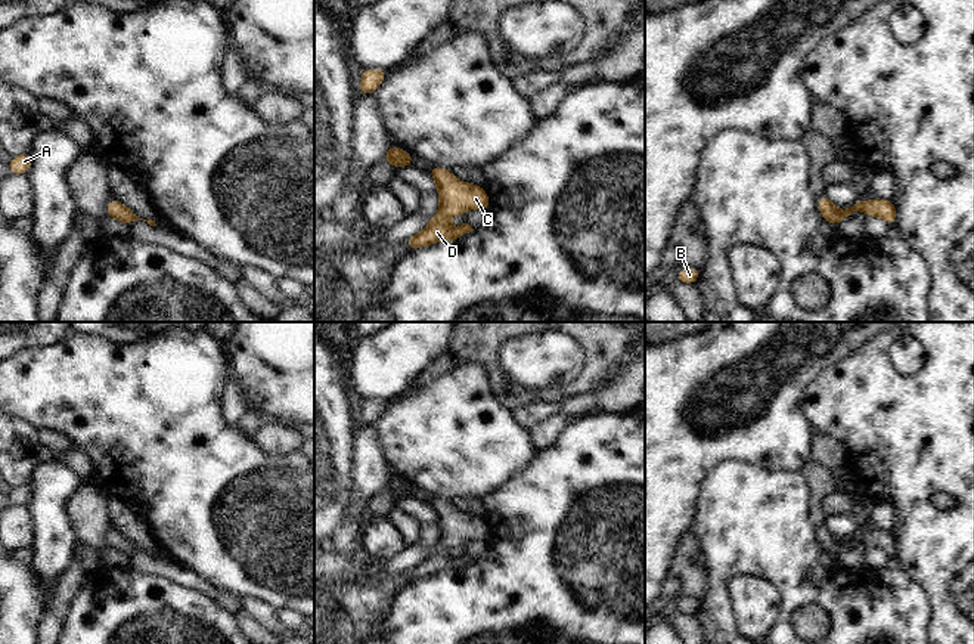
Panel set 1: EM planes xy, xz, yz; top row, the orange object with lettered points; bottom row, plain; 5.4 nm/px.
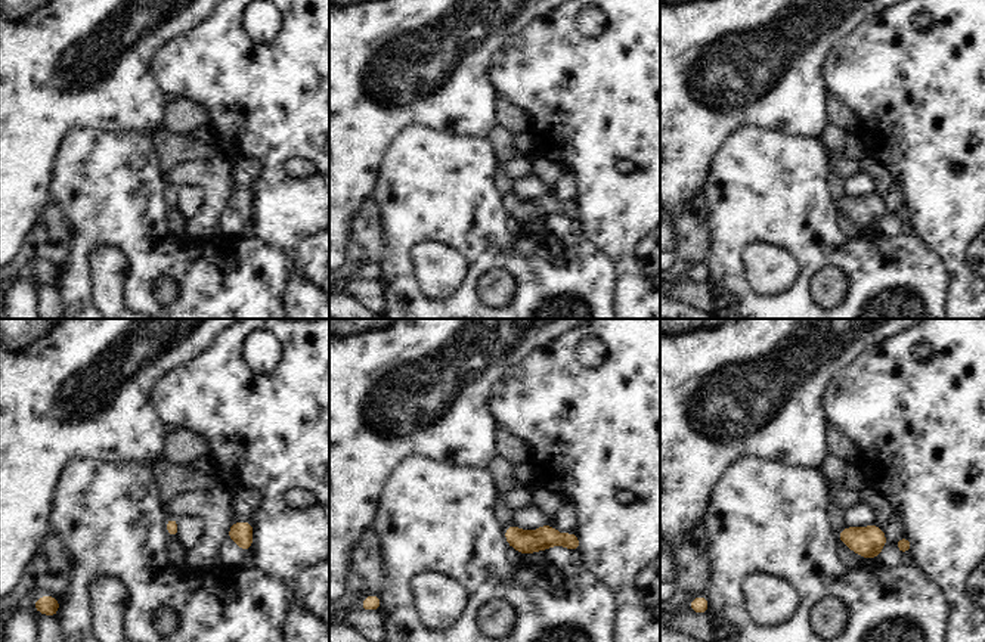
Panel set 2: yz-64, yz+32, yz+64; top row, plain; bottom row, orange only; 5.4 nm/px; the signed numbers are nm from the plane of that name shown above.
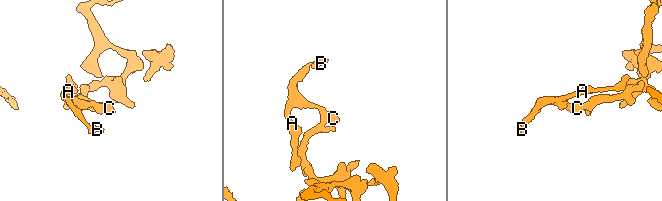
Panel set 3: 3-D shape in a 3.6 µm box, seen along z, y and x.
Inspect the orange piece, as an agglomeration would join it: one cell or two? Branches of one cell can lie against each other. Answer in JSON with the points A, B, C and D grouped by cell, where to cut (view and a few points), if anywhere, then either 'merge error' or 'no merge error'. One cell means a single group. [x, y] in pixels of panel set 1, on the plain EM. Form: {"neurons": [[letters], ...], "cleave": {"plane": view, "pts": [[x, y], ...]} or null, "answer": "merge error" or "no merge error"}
{"neurons": [["A", "B", "C", "D"]], "cleave": null, "answer": "no merge error"}

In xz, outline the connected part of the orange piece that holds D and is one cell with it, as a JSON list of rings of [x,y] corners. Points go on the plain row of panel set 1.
[[[431,496],[428,504],[437,515],[440,541],[419,564],[404,572],[409,580],[419,580],[443,572],[456,573],[474,560],[468,554],[452,560],[449,549],[465,545],[472,539],[481,542],[488,542],[490,539],[490,529],[481,515],[462,513],[453,507],[452,501],[444,498]]]

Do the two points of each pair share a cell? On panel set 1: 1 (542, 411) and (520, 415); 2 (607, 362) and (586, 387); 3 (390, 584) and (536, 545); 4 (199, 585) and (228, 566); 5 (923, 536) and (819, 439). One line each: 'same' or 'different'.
1: same
2: same
3: different
4: different
5: different

